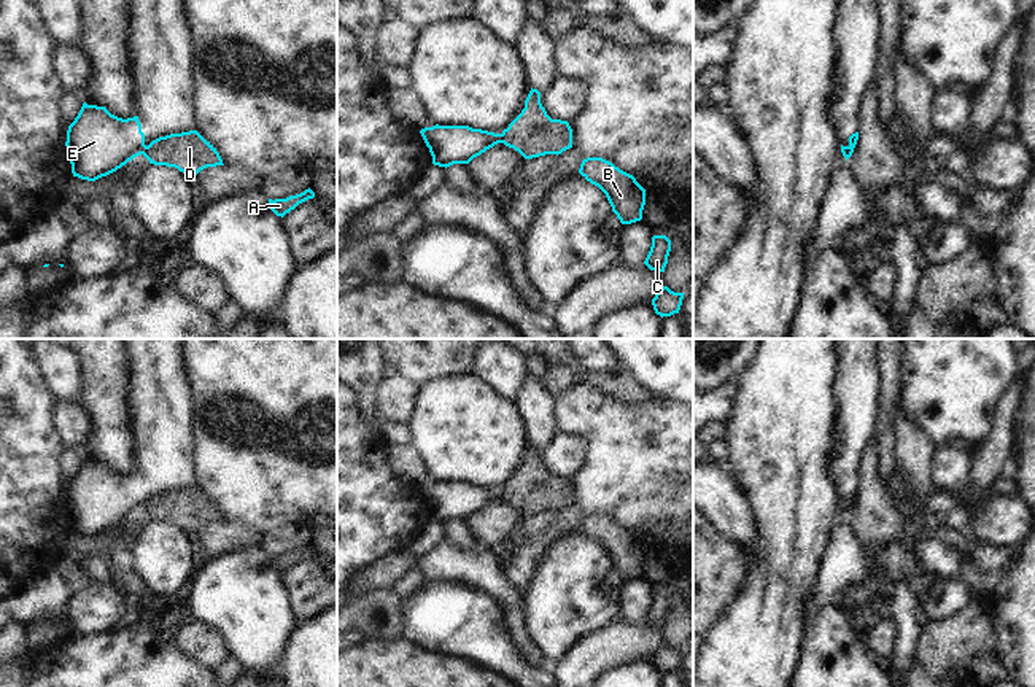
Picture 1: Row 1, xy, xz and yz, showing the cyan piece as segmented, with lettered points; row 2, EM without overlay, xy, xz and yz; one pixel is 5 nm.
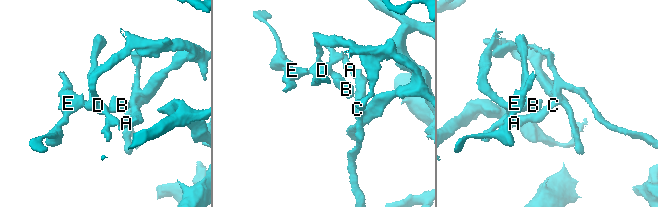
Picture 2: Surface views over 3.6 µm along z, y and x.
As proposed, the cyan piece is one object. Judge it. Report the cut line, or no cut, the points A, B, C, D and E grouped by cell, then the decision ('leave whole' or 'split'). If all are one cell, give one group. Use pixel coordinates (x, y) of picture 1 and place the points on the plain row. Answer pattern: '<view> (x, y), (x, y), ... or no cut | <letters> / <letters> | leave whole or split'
xz (500, 490), (503, 498) | A B C D / E | split

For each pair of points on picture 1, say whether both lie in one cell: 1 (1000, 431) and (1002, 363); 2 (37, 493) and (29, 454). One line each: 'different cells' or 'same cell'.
1: different cells
2: same cell

